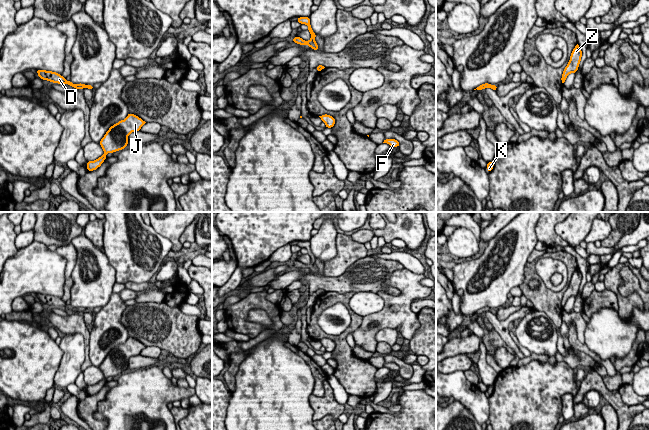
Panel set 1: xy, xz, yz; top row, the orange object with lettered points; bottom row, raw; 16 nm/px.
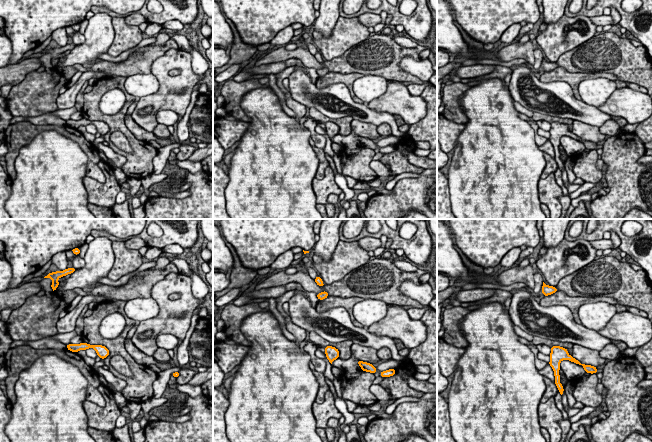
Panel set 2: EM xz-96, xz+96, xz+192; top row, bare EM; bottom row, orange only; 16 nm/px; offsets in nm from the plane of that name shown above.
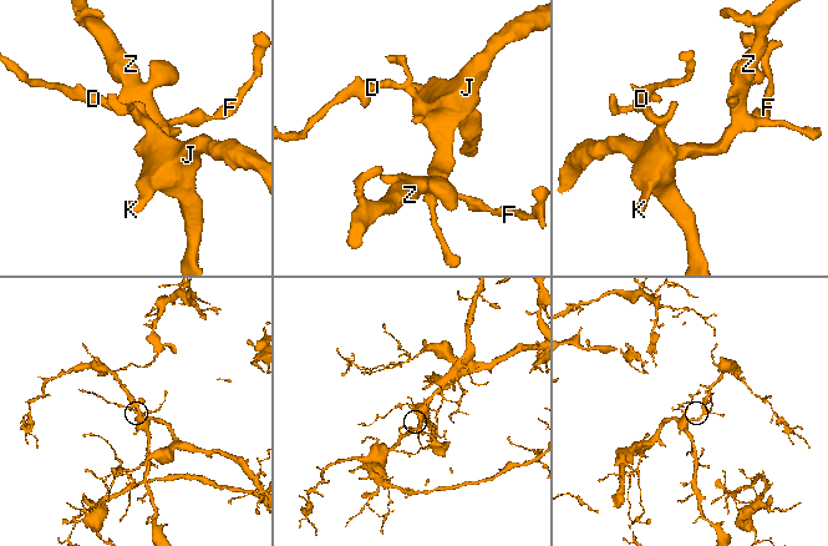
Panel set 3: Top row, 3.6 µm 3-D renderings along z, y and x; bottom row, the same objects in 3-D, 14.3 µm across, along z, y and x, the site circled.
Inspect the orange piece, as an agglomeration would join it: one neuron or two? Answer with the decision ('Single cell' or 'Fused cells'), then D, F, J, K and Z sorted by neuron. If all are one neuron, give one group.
Single cell. Groups: D F J K Z

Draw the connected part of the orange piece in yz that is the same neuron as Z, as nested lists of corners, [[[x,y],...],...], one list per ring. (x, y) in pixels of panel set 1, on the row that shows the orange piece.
[[[577,44],[574,47],[574,49],[571,53],[571,56],[570,56],[570,60],[562,73],[562,77],[561,77],[562,83],[565,82],[567,76],[570,73],[577,72],[577,70],[579,68],[580,61],[581,61],[581,57],[582,57],[582,50],[581,50],[580,46]]]

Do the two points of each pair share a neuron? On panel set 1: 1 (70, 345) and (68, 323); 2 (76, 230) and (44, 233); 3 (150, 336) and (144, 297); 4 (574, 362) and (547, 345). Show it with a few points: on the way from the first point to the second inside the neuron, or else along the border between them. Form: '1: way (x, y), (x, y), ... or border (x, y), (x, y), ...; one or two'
1: border (65, 334), (80, 333), (83, 337), (84, 351); two
2: way (68, 230), (52, 230); one
3: border (163, 301), (137, 303); two
4: border (557, 351), (556, 361); two

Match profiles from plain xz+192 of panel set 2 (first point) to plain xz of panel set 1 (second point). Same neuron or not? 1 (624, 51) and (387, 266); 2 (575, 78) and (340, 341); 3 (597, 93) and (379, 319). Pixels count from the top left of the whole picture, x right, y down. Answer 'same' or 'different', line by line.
1: same
2: same
3: different

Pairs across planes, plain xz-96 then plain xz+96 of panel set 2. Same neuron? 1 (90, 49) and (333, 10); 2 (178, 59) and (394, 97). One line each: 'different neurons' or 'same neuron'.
1: same neuron
2: same neuron

